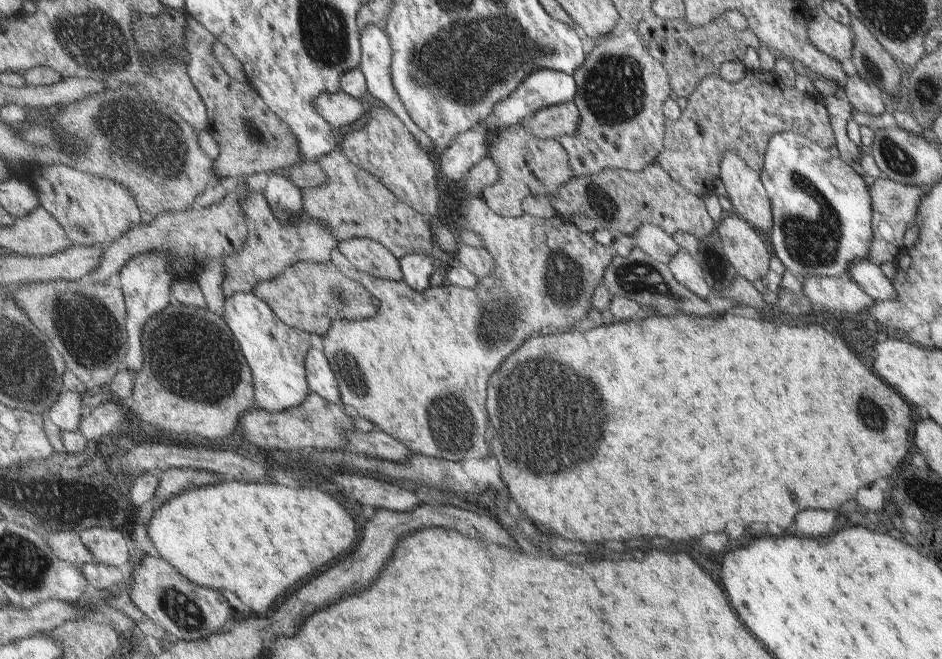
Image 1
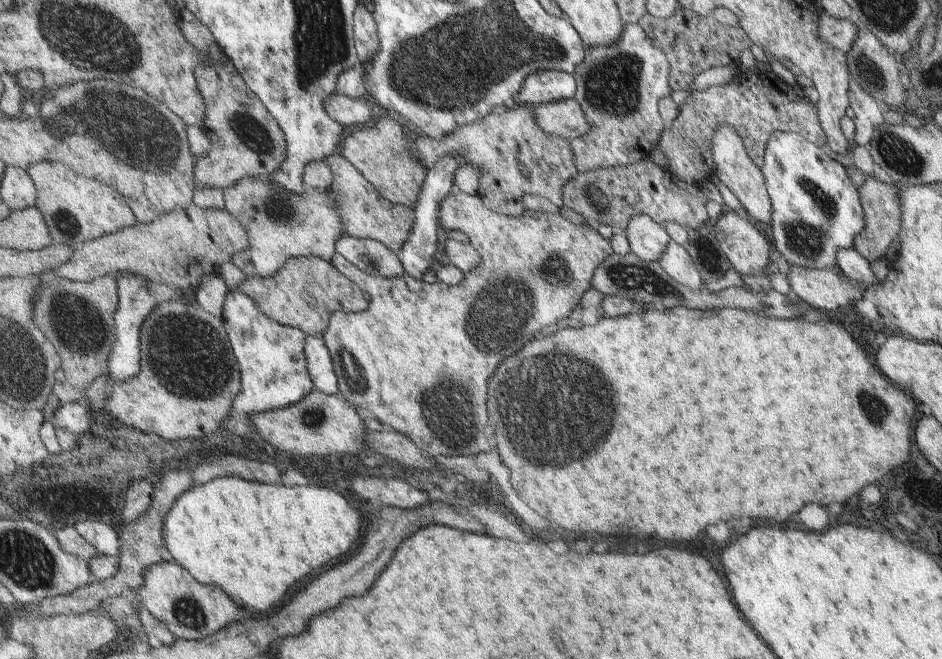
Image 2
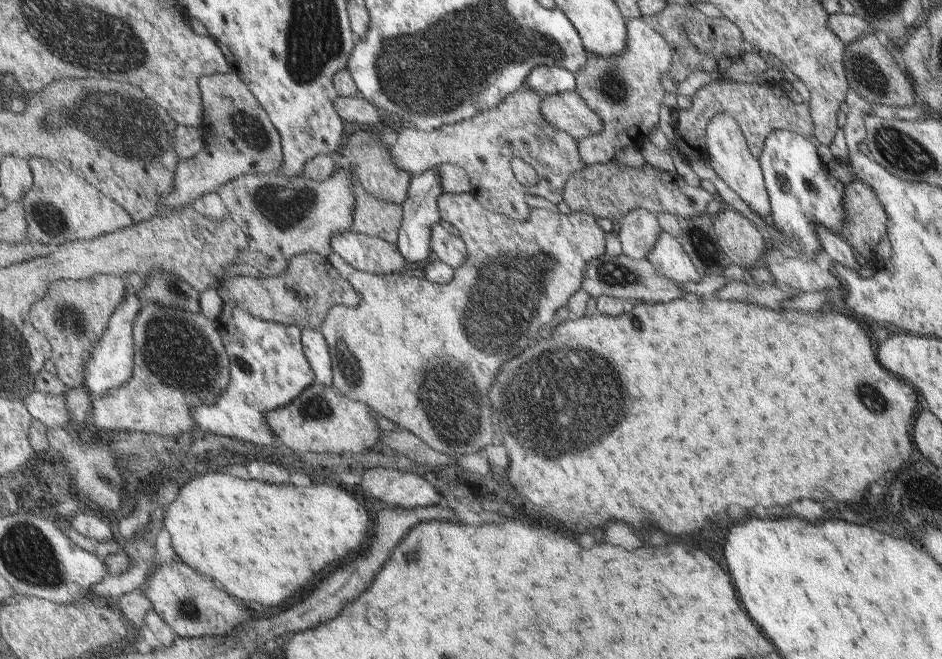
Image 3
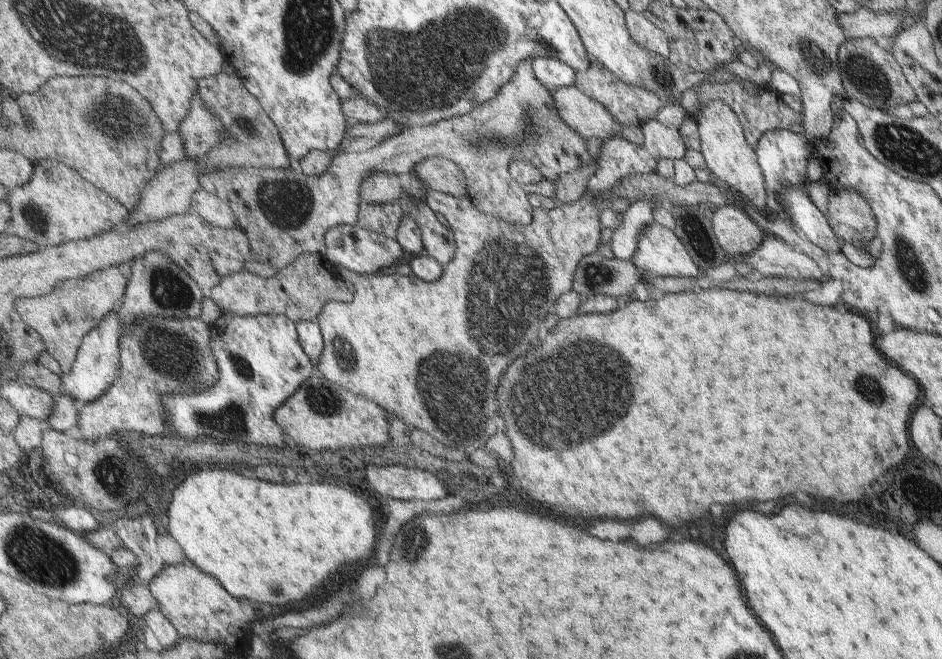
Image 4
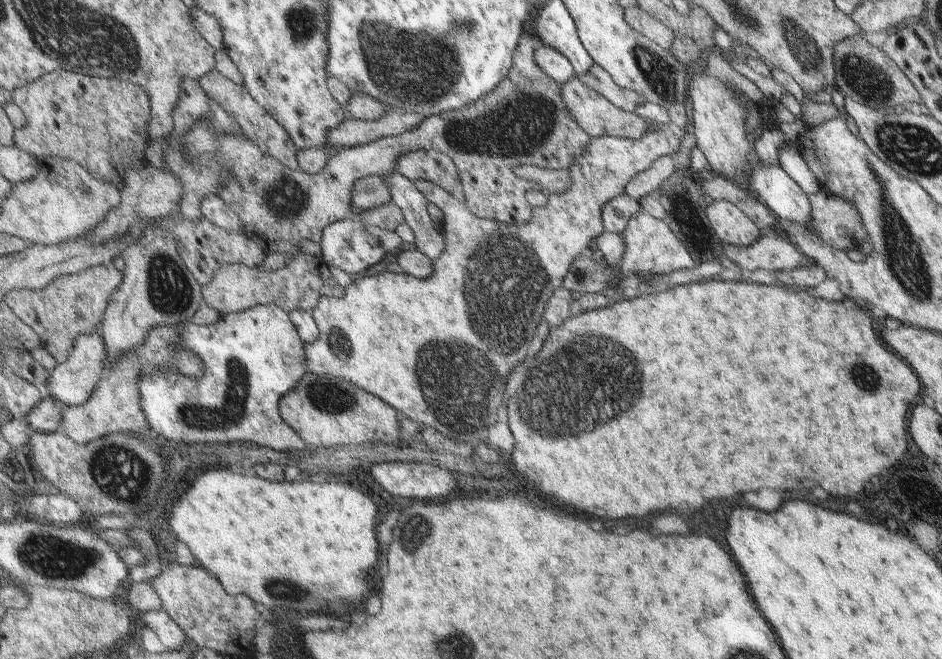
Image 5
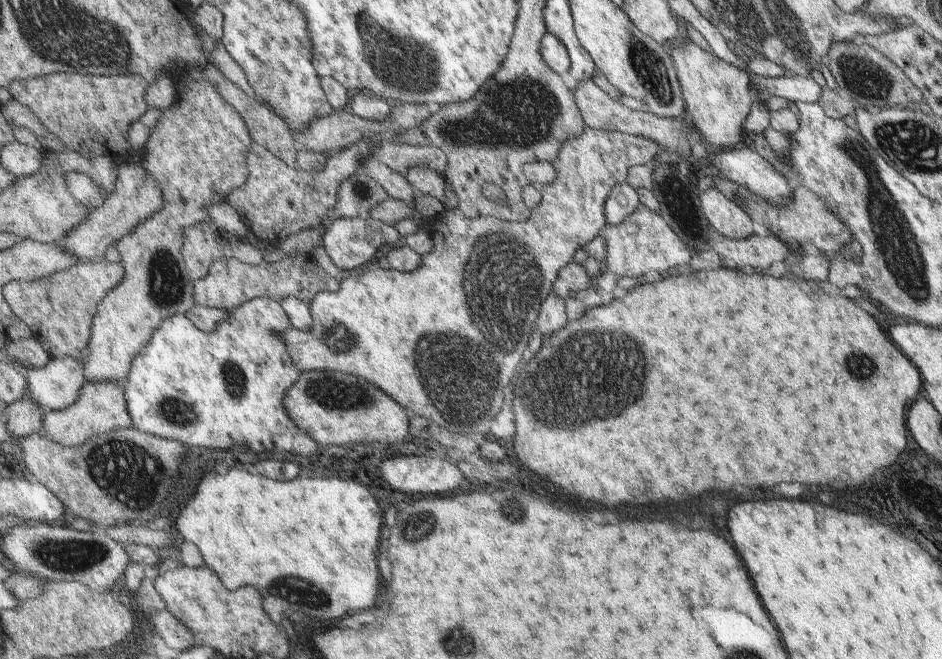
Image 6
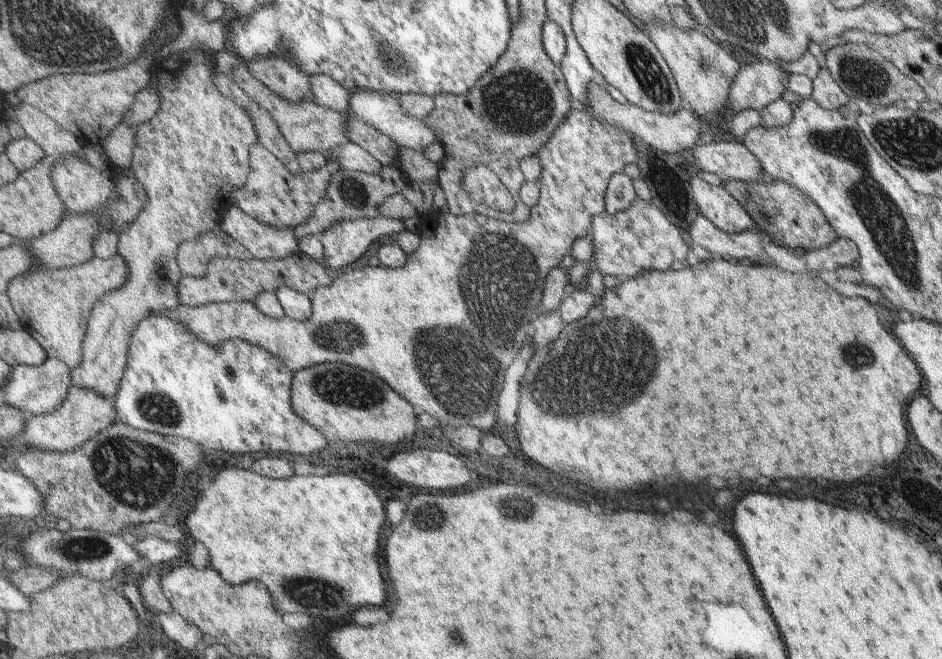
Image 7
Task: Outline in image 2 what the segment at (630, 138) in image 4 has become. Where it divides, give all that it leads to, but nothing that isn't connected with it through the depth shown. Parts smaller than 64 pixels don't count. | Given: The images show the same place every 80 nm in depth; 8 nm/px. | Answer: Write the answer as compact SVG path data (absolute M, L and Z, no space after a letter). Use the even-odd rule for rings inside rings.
M574 97L535 106L536 126L547 134L564 139L581 136L589 127Z

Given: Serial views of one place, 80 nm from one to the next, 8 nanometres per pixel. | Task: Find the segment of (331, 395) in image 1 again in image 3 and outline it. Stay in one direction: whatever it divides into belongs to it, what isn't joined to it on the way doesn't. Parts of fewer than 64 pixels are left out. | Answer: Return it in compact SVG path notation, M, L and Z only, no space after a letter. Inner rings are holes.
M303 330L303 343L309 362L320 385L335 388L334 370L330 348L321 330Z

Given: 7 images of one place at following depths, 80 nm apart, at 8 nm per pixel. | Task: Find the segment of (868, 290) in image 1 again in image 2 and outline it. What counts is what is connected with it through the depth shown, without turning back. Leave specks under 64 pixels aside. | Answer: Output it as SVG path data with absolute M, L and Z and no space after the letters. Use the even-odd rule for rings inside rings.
M841 249L836 254L837 270L850 282L868 289L878 284L877 278L865 260L855 249Z

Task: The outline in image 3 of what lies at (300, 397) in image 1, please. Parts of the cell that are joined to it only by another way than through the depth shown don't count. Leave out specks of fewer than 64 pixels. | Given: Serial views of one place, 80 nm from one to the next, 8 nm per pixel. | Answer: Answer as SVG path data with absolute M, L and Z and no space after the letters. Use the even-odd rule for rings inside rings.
M226 305L224 310L219 321L232 362L232 381L214 405L201 405L194 409L194 419L202 432L209 431L257 445L277 445L267 414L290 405L317 382L304 349L303 330L295 325L259 318L241 305Z

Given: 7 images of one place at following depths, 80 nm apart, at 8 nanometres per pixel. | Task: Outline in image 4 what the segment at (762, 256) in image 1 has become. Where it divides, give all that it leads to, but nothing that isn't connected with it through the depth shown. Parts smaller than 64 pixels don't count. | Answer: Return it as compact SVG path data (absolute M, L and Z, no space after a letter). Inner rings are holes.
M733 205L714 208L710 224L716 244L732 261L752 254L761 242L759 228Z

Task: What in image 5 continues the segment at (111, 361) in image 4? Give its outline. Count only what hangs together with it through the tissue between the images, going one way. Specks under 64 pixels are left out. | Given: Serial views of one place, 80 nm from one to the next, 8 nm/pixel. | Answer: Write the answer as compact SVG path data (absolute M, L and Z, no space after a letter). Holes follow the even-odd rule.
M99 329L95 334L85 334L84 337L77 338L67 362L57 364L53 370L48 371L49 376L45 380L45 386L53 400L57 400L65 407L75 407L85 404L91 398L97 384L101 382L101 378L107 376L106 372L109 370L111 370L111 364L107 356L107 344Z

